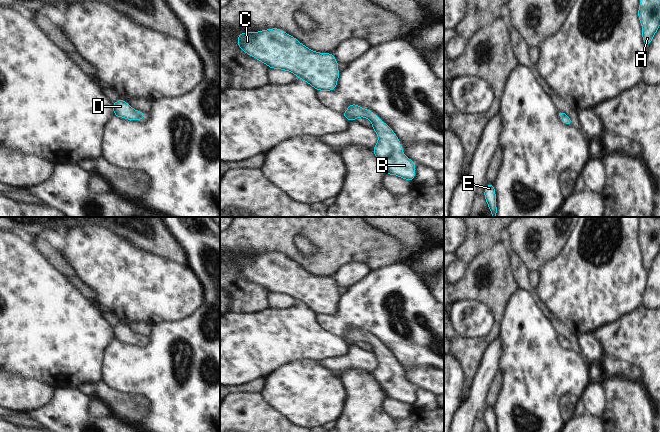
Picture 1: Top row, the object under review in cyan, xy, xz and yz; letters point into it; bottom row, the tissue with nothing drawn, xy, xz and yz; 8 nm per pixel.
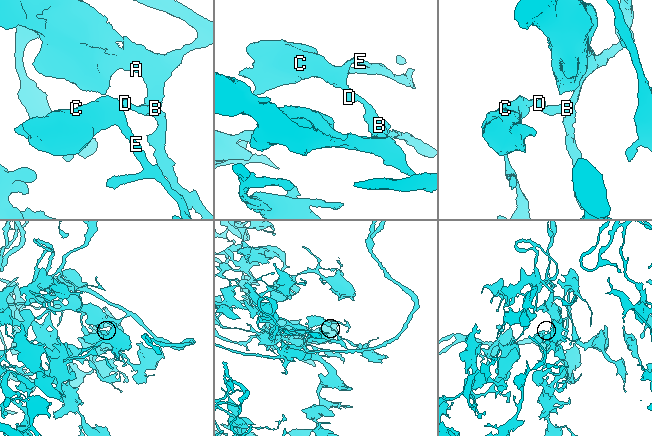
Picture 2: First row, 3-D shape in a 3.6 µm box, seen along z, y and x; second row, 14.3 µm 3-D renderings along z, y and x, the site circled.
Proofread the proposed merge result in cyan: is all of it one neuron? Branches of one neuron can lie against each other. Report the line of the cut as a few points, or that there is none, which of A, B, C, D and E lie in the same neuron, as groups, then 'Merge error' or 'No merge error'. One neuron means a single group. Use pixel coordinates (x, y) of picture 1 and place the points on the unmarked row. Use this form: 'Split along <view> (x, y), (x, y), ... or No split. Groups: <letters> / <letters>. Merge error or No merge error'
No split. Groups: A B C D E. No merge error.

